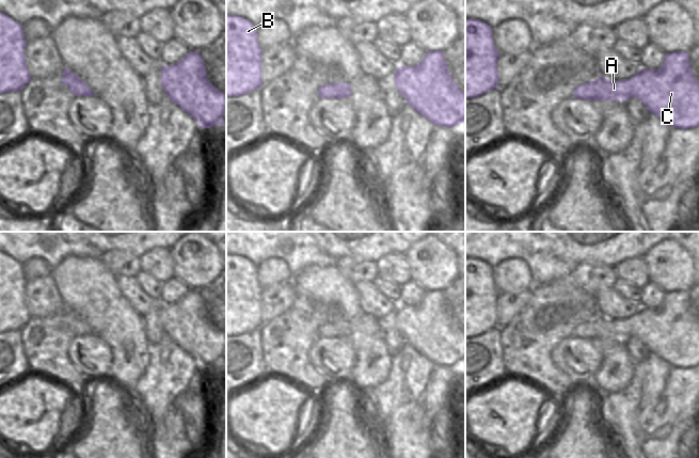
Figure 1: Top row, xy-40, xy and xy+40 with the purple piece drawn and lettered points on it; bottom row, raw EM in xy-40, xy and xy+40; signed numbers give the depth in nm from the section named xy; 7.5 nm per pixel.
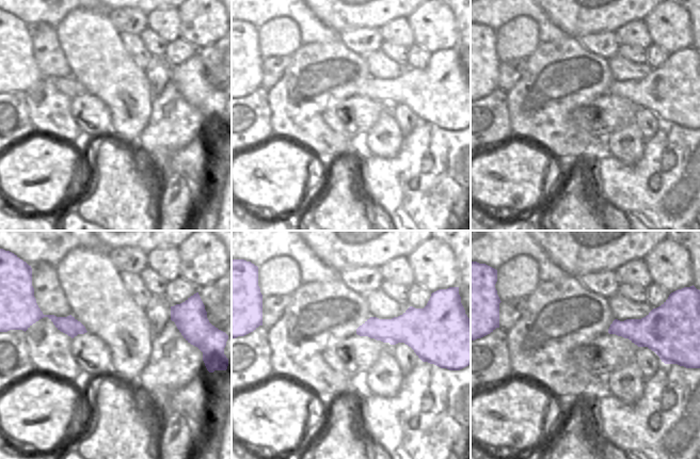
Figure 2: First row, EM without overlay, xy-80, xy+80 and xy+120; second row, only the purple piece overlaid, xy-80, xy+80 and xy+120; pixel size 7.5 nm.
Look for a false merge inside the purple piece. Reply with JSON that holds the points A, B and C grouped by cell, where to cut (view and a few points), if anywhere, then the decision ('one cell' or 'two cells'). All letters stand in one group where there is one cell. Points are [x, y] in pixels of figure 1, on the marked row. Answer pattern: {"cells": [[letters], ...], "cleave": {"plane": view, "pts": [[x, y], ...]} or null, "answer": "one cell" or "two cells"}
{"cells": [["A", "B", "C"]], "cleave": null, "answer": "one cell"}

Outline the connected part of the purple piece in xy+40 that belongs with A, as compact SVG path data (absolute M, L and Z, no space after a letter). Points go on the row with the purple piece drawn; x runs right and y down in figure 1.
M688 51L665 53L663 65L653 70L641 68L634 77L617 81L600 77L578 85L573 98L585 100L621 100L638 98L648 111L666 122L672 128L696 128L699 126L699 82L693 74Z

